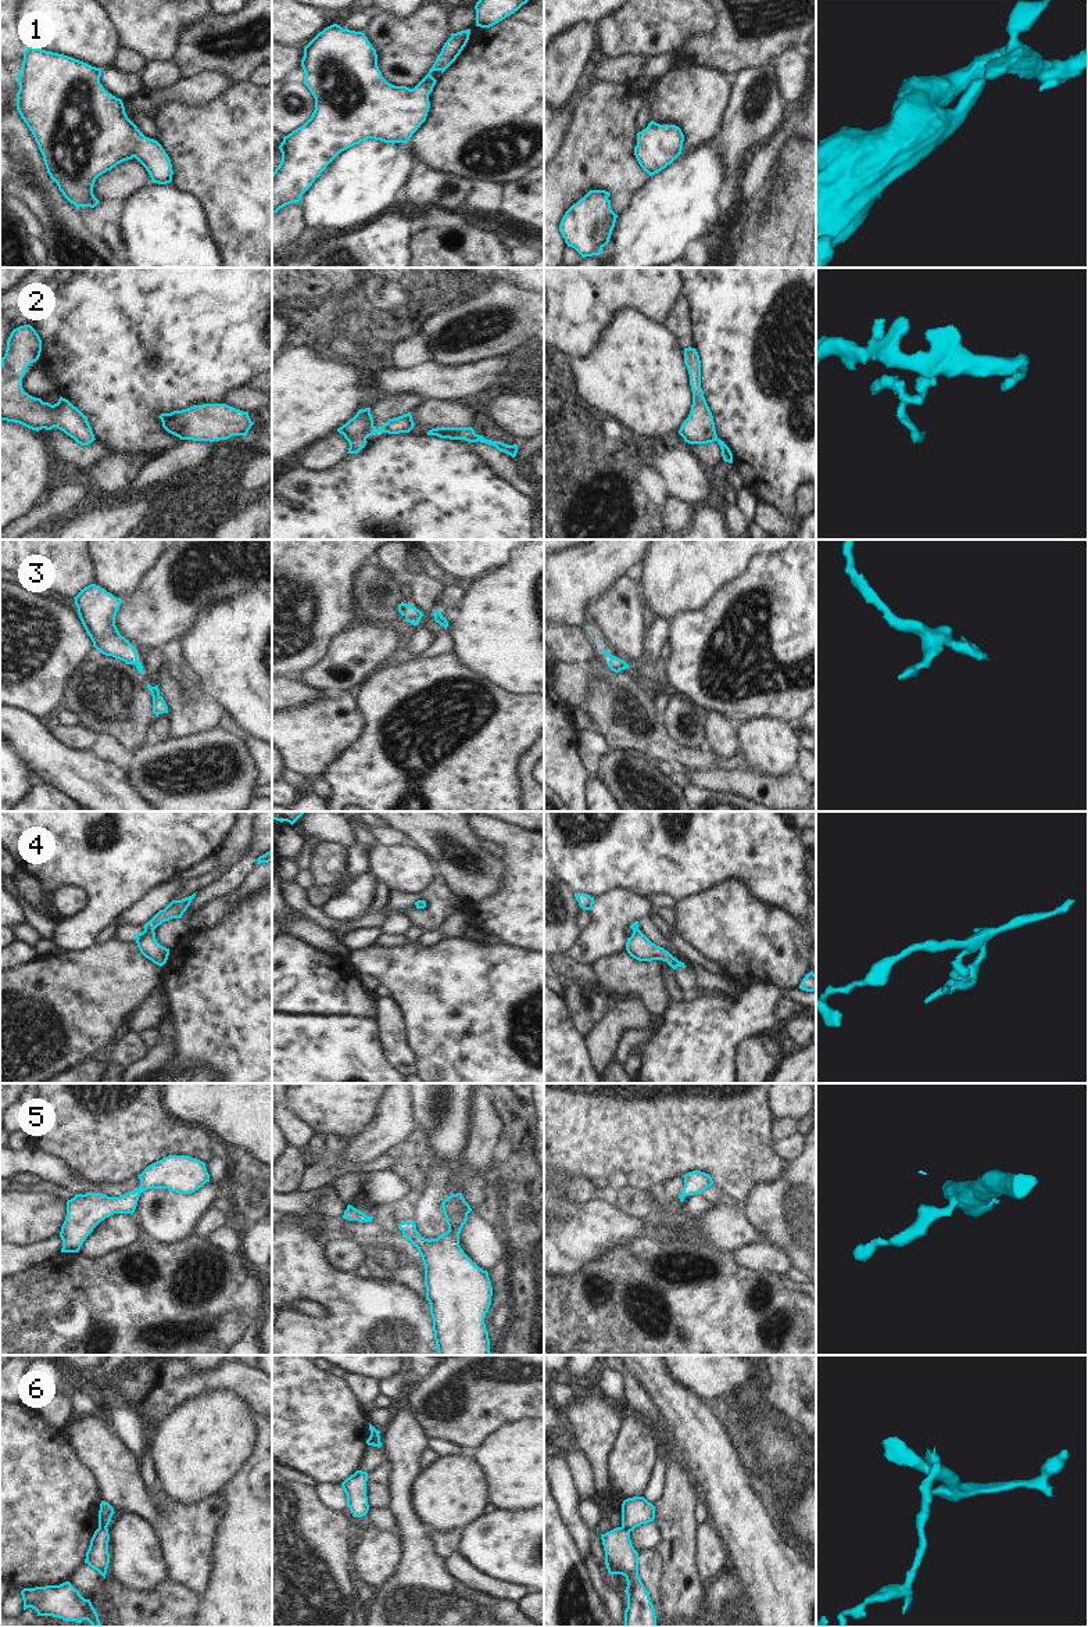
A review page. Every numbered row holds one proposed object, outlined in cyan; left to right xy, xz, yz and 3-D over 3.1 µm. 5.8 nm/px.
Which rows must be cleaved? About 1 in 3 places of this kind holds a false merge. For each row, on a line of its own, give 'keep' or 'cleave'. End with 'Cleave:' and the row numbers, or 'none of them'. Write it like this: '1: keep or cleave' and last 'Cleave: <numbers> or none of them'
1: keep
2: keep
3: keep
4: keep
5: keep
6: cleave
Cleave: 6

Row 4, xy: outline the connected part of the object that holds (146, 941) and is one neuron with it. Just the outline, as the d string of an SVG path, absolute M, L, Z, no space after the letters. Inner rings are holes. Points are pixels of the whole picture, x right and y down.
M196 893L182 900L172 900L164 910L160 910L148 922L144 924L143 932L133 935L140 953L146 958L151 960L160 967L167 963L169 949L161 946L157 942L154 929L165 921L169 921L172 918L182 918Z

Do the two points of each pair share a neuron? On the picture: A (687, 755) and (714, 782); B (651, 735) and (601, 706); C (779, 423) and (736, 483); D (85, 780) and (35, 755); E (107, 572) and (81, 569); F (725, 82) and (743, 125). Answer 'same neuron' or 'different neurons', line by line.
A: different neurons
B: same neuron
C: different neurons
D: same neuron
E: different neurons
F: different neurons

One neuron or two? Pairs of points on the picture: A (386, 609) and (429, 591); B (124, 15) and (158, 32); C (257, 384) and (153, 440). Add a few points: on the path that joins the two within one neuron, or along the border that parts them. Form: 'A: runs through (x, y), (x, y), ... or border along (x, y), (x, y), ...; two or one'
A: border along (387, 574), (404, 584), (408, 602); two
B: runs through (132, 15), (140, 15), (150, 24); one
C: border along (257, 375), (244, 384); two

